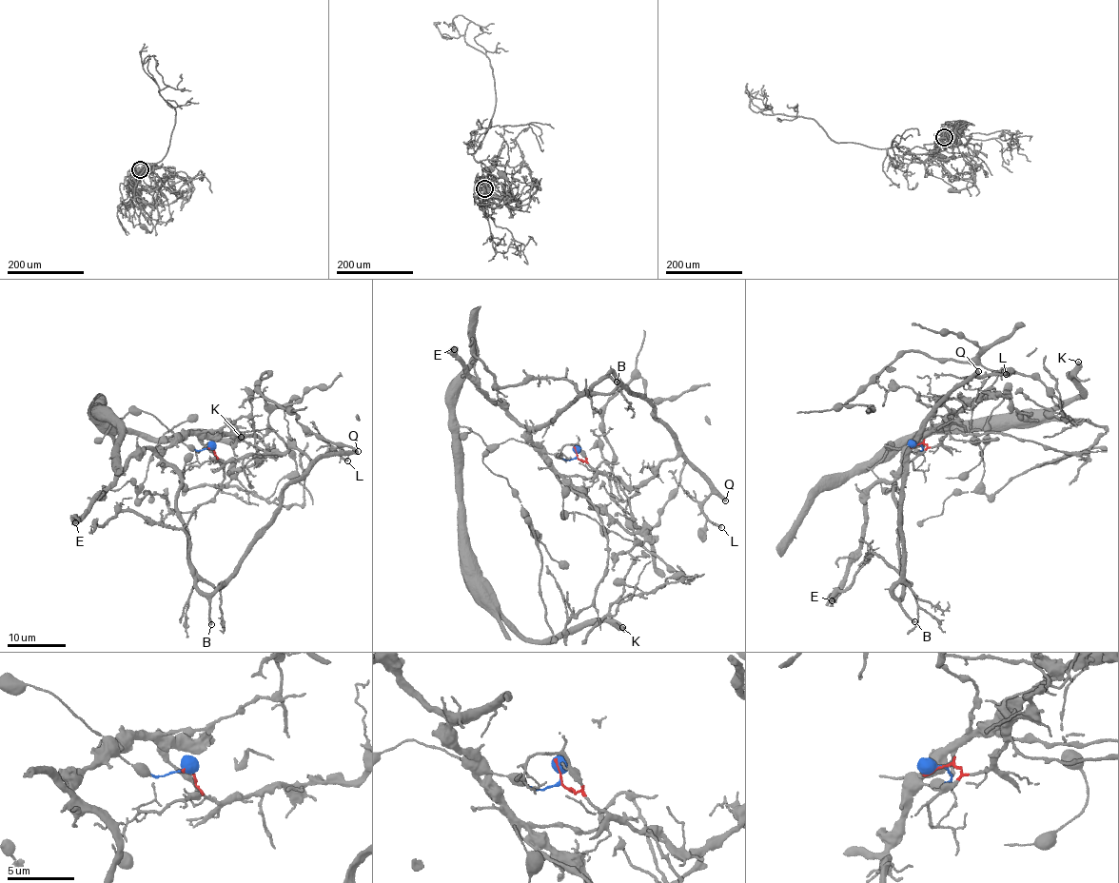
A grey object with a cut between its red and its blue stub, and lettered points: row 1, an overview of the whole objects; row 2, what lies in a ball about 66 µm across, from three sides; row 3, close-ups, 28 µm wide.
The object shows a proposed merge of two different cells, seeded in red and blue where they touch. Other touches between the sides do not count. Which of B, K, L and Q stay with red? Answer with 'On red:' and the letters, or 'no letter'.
On red: B, L, Q

